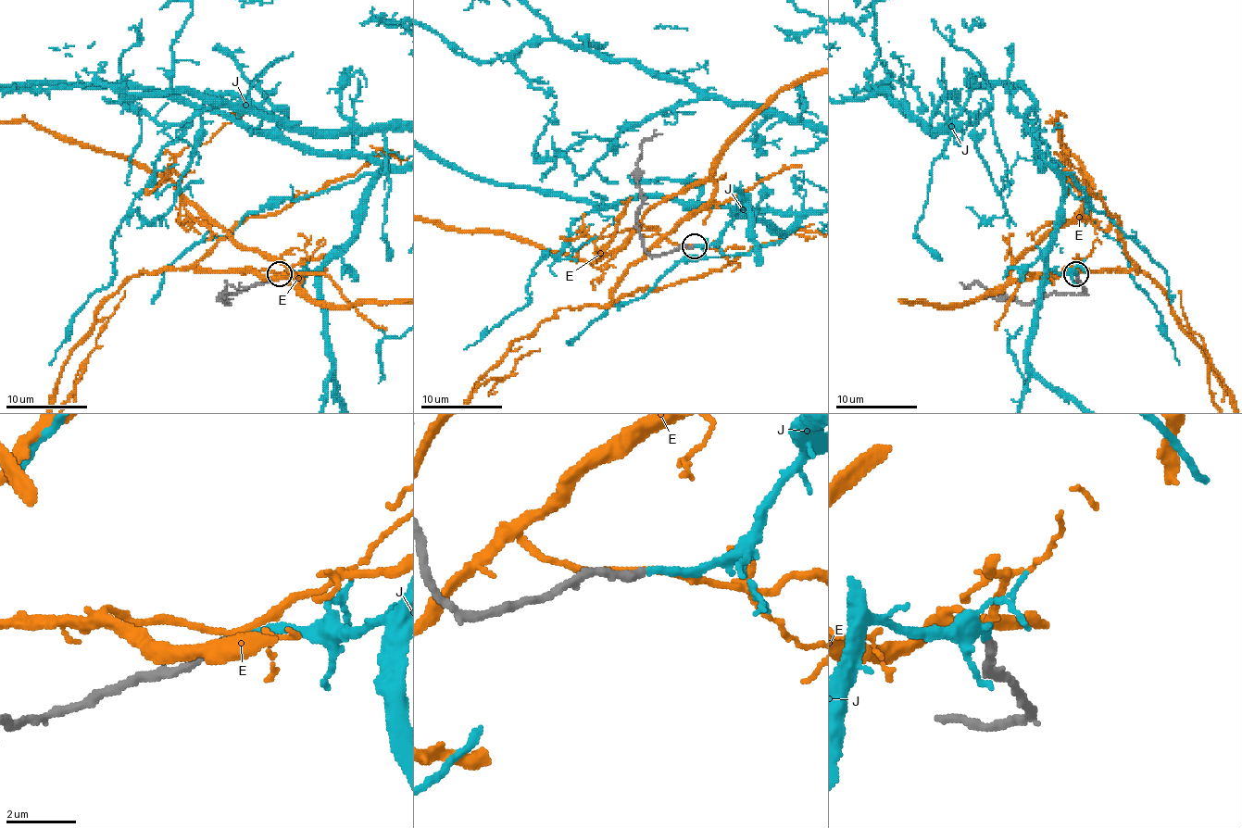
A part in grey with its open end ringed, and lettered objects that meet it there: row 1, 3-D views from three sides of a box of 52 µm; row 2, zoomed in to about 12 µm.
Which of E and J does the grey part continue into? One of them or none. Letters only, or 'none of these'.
J

